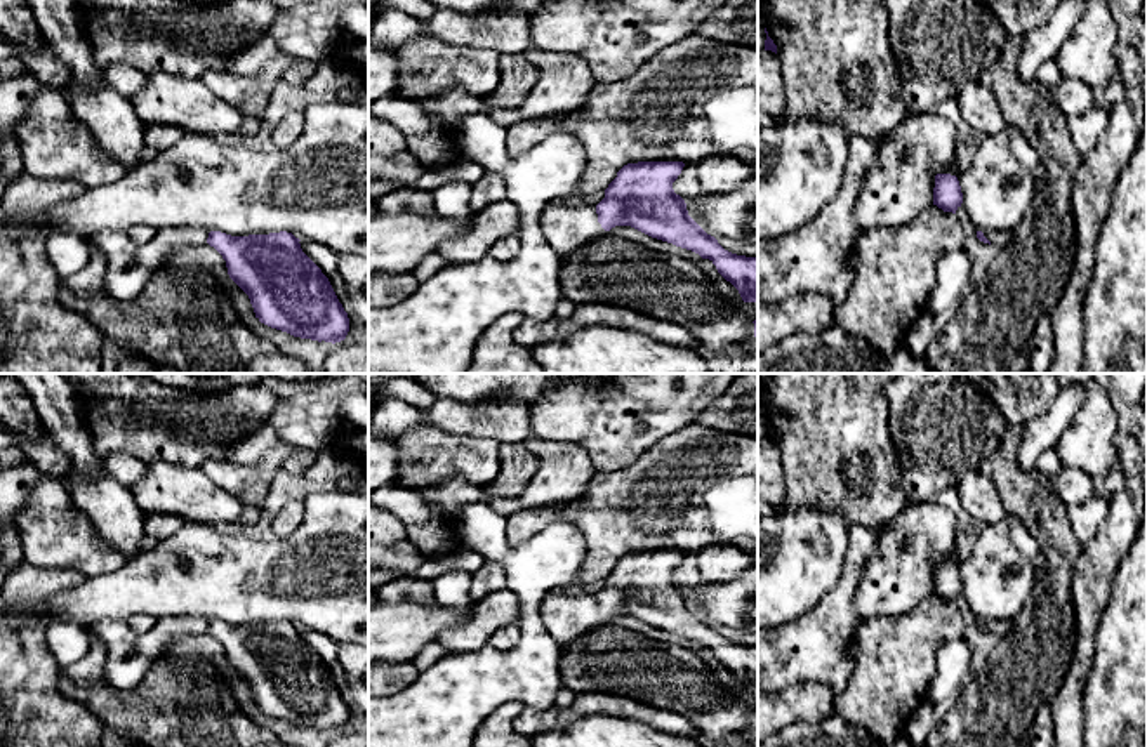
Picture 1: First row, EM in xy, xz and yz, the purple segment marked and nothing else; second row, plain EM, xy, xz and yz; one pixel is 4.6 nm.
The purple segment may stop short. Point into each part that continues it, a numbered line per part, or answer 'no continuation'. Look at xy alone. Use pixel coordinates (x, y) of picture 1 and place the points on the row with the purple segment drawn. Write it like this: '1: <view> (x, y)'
1: xy (131, 266)

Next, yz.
1: yz (998, 238)

